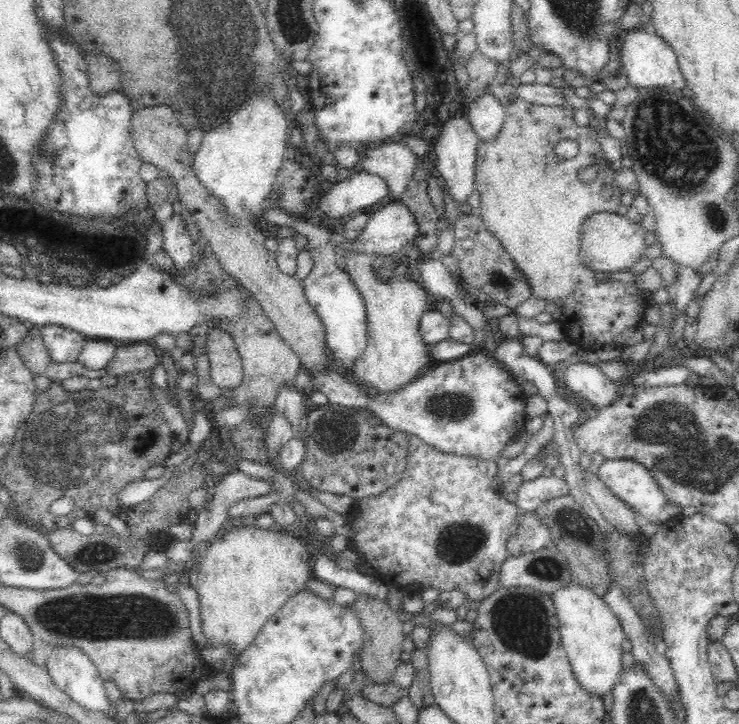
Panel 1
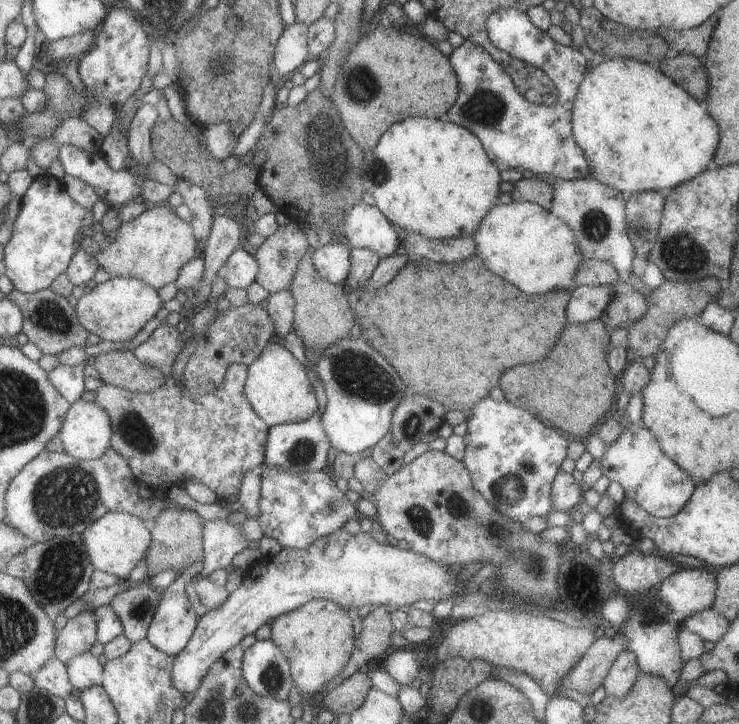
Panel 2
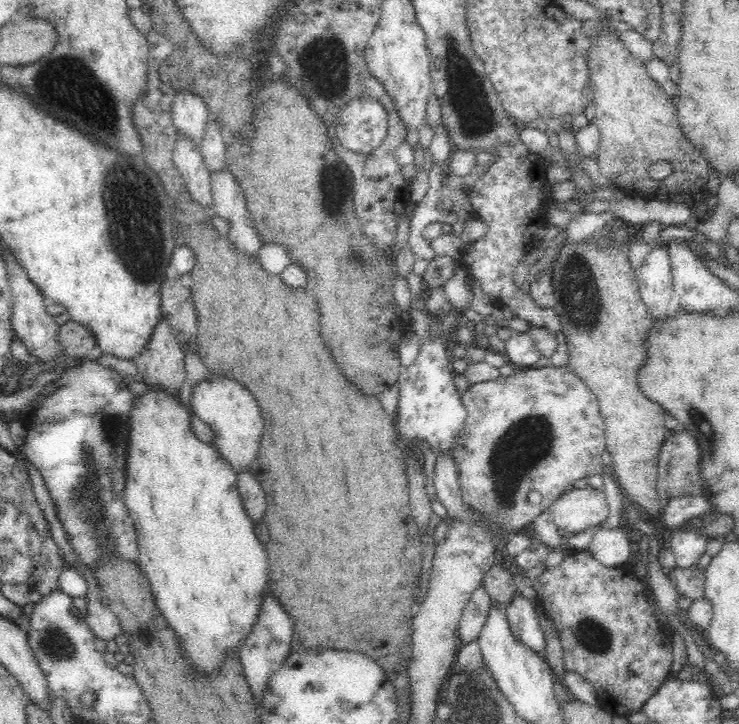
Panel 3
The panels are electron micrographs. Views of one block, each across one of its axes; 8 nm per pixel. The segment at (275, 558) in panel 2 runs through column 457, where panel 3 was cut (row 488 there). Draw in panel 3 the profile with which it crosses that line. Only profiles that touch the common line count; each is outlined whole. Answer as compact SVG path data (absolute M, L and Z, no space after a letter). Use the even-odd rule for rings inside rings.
M569 488L550 506L550 516L558 529L566 534L600 527L610 516L609 504L601 489Z

